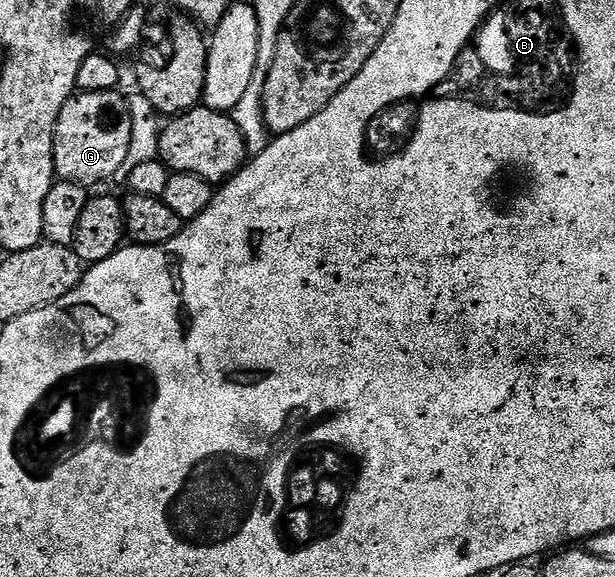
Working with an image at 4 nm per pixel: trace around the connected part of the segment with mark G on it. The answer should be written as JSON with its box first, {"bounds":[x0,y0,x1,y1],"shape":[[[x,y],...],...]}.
{"bounds":[55,92,133,187],"shape":[[[122,92],[81,93],[68,99],[55,124],[55,171],[59,181],[72,181],[75,185],[92,187],[98,181],[107,181],[119,168],[127,164],[133,123],[130,119],[128,98]]]}

